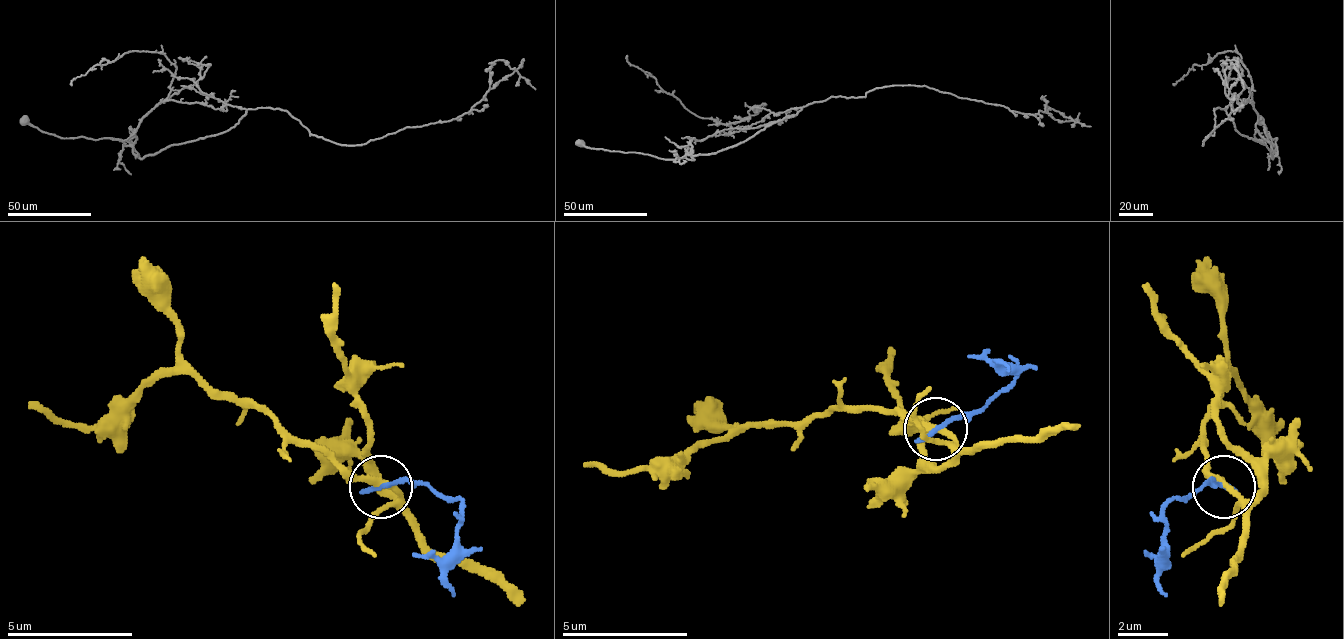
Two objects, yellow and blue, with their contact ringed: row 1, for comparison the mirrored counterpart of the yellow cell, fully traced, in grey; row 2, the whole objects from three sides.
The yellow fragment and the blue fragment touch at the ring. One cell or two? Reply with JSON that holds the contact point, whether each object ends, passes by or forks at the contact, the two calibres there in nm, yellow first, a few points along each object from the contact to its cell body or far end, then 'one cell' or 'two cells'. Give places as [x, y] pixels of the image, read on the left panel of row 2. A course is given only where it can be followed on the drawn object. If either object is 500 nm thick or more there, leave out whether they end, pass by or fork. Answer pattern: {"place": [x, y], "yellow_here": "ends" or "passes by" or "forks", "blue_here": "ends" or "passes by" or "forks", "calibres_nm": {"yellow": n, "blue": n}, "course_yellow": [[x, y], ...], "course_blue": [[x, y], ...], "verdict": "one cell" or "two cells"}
{"place": [381, 487], "yellow_here": "passes by", "blue_here": "ends", "calibres_nm": {"yellow": 240, "blue": 240}, "course_yellow": [[376, 488], [250, 406], [213, 400], [187, 375], [150, 375], [93, 425], [55, 425], [30, 400]], "course_blue": [[382, 488], [414, 482], [458, 501], [458, 564], [445, 576], [452, 595]], "verdict": "two cells"}

